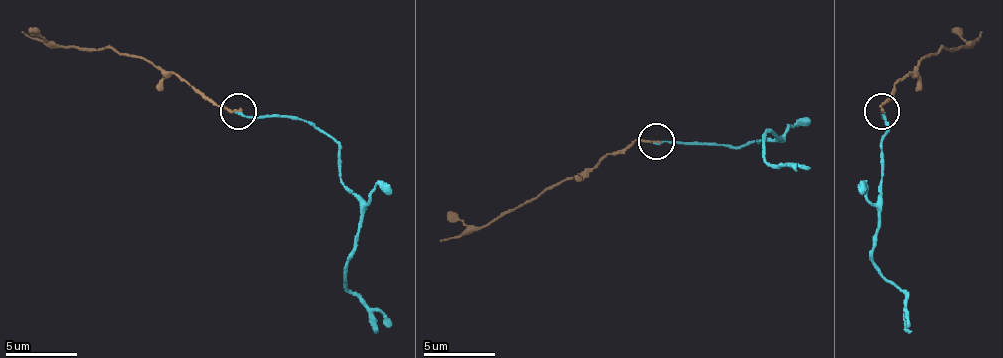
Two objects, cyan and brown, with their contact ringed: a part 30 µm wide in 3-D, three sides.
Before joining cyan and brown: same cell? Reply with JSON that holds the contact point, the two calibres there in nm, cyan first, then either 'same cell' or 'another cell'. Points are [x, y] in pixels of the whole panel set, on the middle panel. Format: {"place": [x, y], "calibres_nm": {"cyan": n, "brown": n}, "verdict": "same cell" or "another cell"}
{"place": [656, 141], "calibres_nm": {"cyan": 190, "brown": 170}, "verdict": "same cell"}

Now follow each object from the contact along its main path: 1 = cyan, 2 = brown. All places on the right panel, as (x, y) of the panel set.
1: (881, 112), (888, 122), (881, 144), (873, 265), (906, 294), (909, 326)
2: (881, 112), (909, 72), (927, 54), (967, 47), (981, 33)

